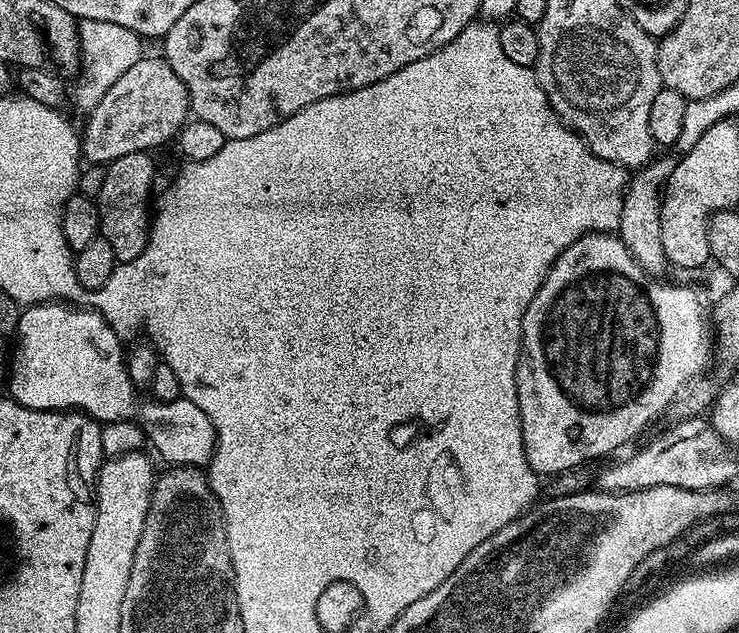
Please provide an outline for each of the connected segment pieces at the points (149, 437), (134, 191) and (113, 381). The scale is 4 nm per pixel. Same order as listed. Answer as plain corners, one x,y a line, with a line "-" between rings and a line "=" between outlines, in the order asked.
147,398
136,408
134,420
144,432
147,443
156,447
155,455
165,460
168,466
187,466
203,469
211,464
216,453
216,427
194,406
194,402
171,400
162,402
155,398
=
146,152
122,154
113,164
104,168
106,182
102,182
102,190
98,197
100,206
100,235
110,242
110,250
114,250
117,262
125,264
148,245
150,231
150,208
148,199
152,196
152,183
156,180
156,164
153,157
=
49,302
47,304
29,304
19,313
16,321
16,331
14,333
14,351
10,356
10,369
12,373
8,376
7,395
18,401
22,406
33,408
34,410
50,410
51,412
62,412
65,410
75,410
92,417
101,425
116,423
119,420
129,419
136,408
136,394
138,388
132,384
132,379
128,376
128,365
126,363
126,348
122,343
120,335
111,328
106,321
91,307
73,306
68,302

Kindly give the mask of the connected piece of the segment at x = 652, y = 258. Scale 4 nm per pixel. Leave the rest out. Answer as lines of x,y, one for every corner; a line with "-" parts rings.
660,156
648,161
643,168
639,169
629,179
624,189
624,201
622,202
622,218
620,219
620,227
618,235
620,240
626,246
626,250
630,250
632,257
638,262
638,266
642,266
642,270
653,278
660,278
665,275
664,271
669,271
670,265
666,258
666,250
662,250
662,202
664,201
664,186
667,184
670,174
674,174
674,166
677,157

